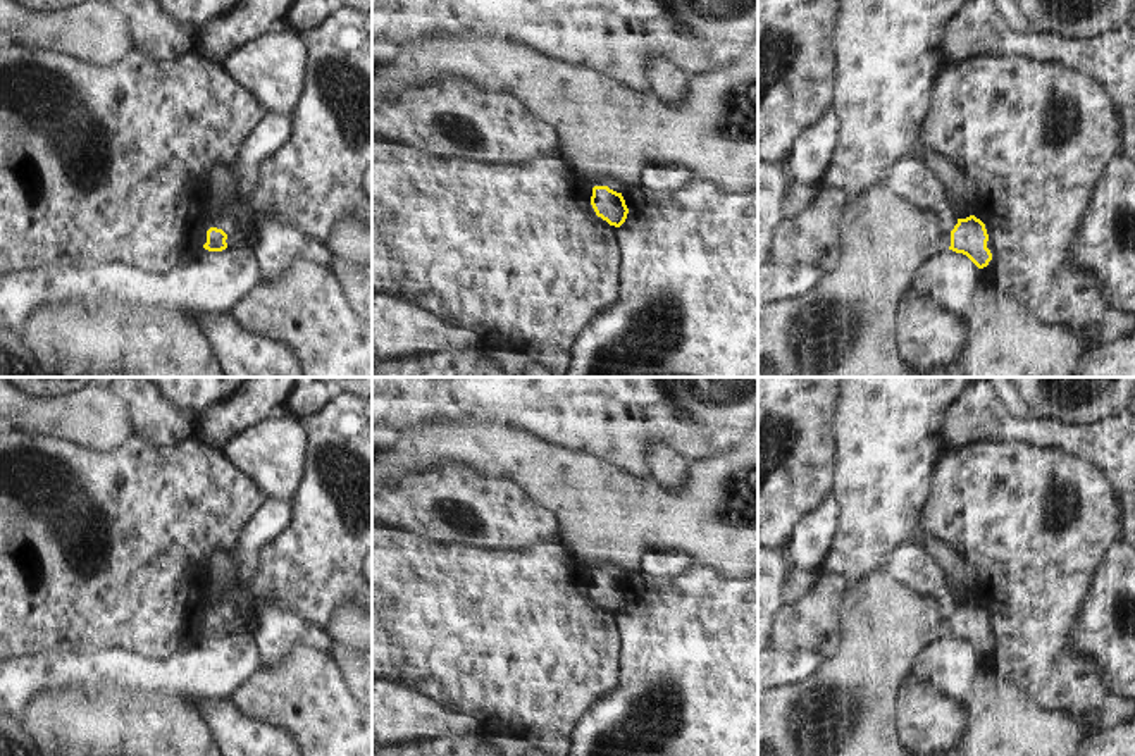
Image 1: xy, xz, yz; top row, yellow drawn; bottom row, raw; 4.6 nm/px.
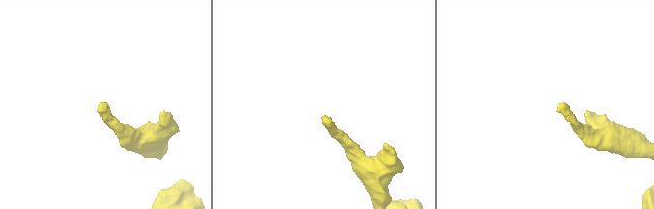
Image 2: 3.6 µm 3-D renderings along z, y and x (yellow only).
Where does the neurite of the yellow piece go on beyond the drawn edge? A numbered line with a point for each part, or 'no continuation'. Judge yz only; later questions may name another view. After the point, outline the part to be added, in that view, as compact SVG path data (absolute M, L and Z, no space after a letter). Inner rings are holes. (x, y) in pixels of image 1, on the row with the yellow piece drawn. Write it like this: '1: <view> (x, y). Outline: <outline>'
no continuation

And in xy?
no continuation

